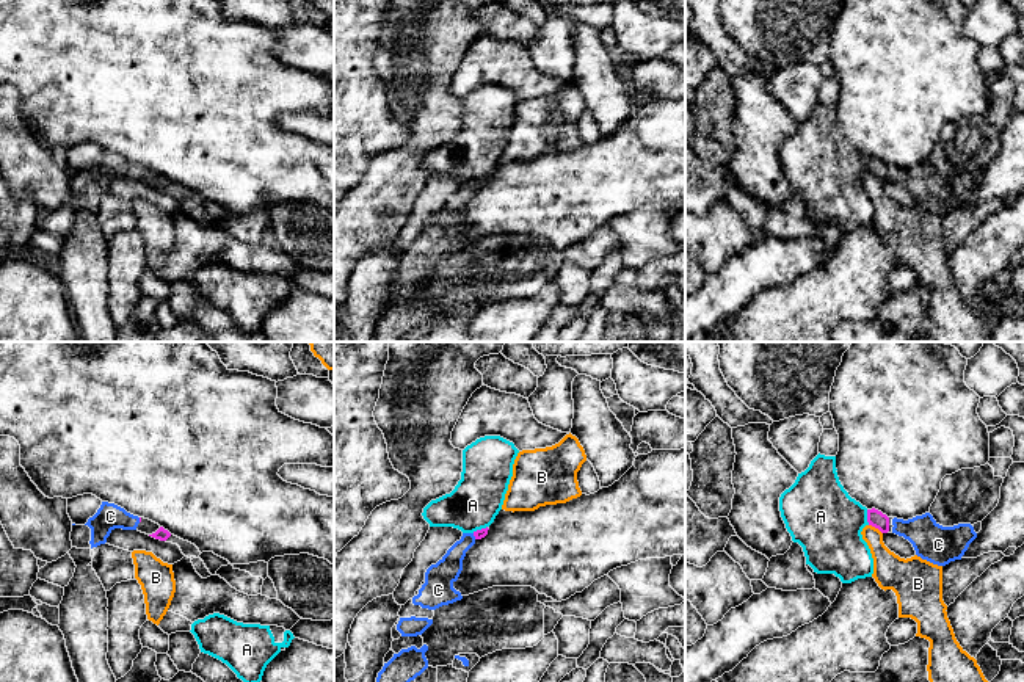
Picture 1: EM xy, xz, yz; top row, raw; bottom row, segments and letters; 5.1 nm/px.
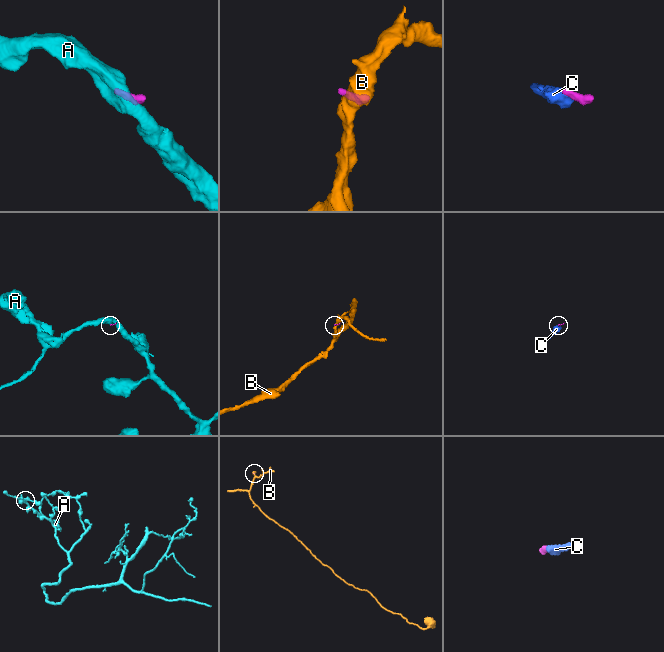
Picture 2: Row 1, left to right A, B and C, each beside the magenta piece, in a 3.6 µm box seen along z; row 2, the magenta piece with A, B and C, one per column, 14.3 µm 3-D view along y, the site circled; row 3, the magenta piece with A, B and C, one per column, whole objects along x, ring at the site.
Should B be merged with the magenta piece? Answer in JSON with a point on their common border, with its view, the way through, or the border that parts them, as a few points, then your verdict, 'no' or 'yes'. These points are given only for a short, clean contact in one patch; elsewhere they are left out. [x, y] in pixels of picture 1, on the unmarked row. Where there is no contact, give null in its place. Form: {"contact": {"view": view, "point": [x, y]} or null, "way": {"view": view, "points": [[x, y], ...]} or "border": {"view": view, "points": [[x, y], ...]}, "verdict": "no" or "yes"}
{"contact": {"view": "yz", "point": [875, 176]}, "border": {"view": "yz", "points": [[869, 173], [882, 182]]}, "verdict": "no"}

